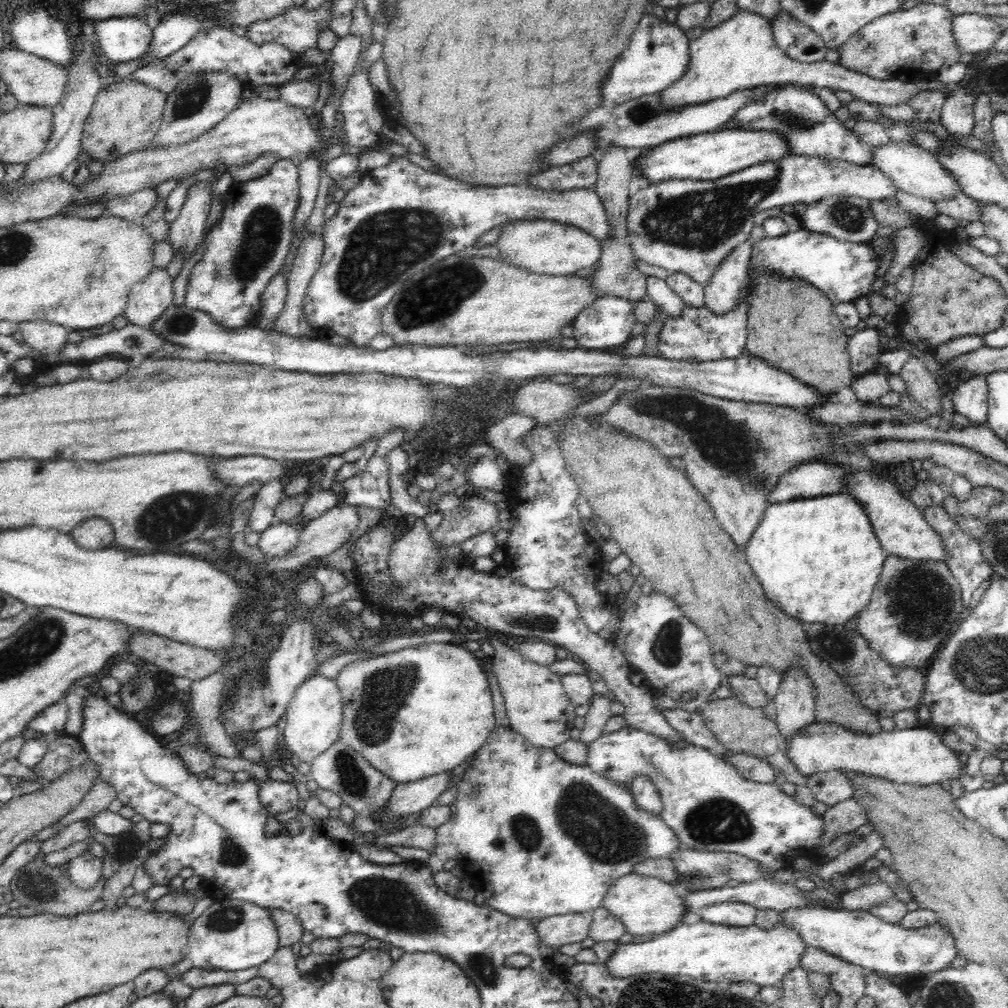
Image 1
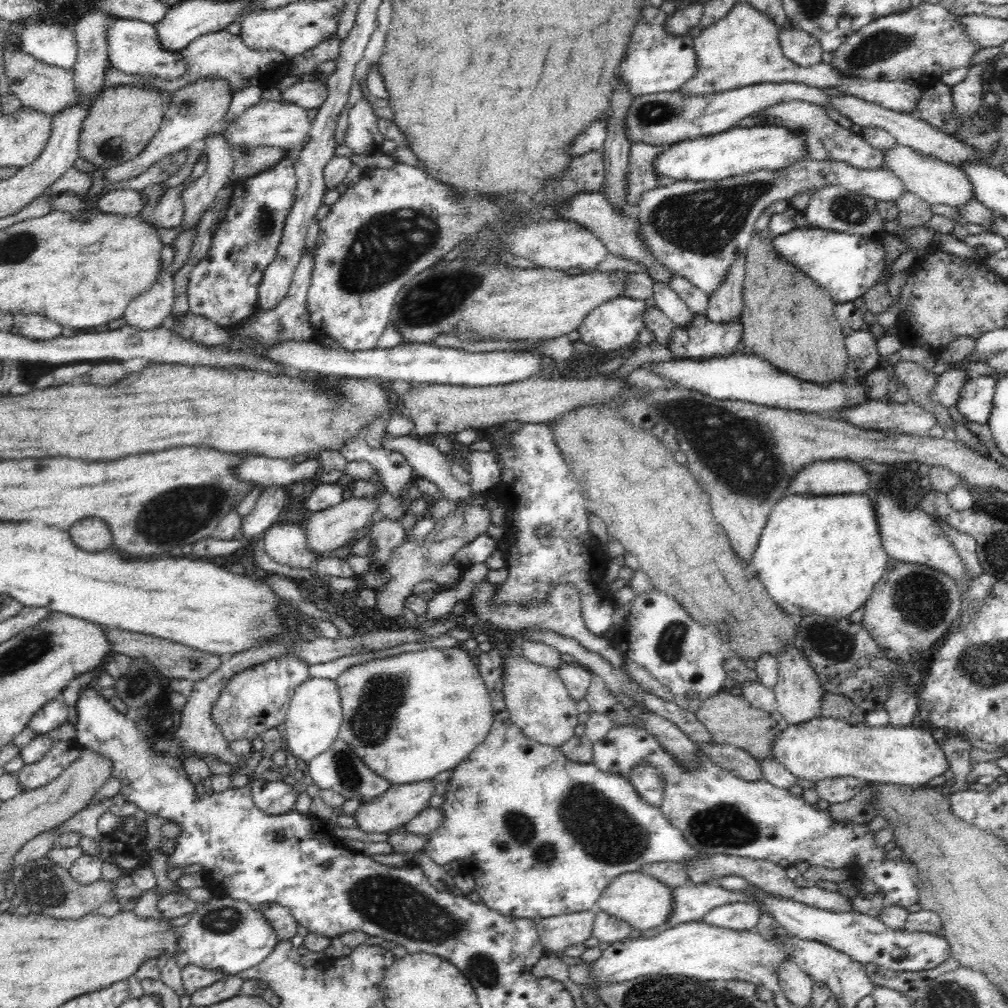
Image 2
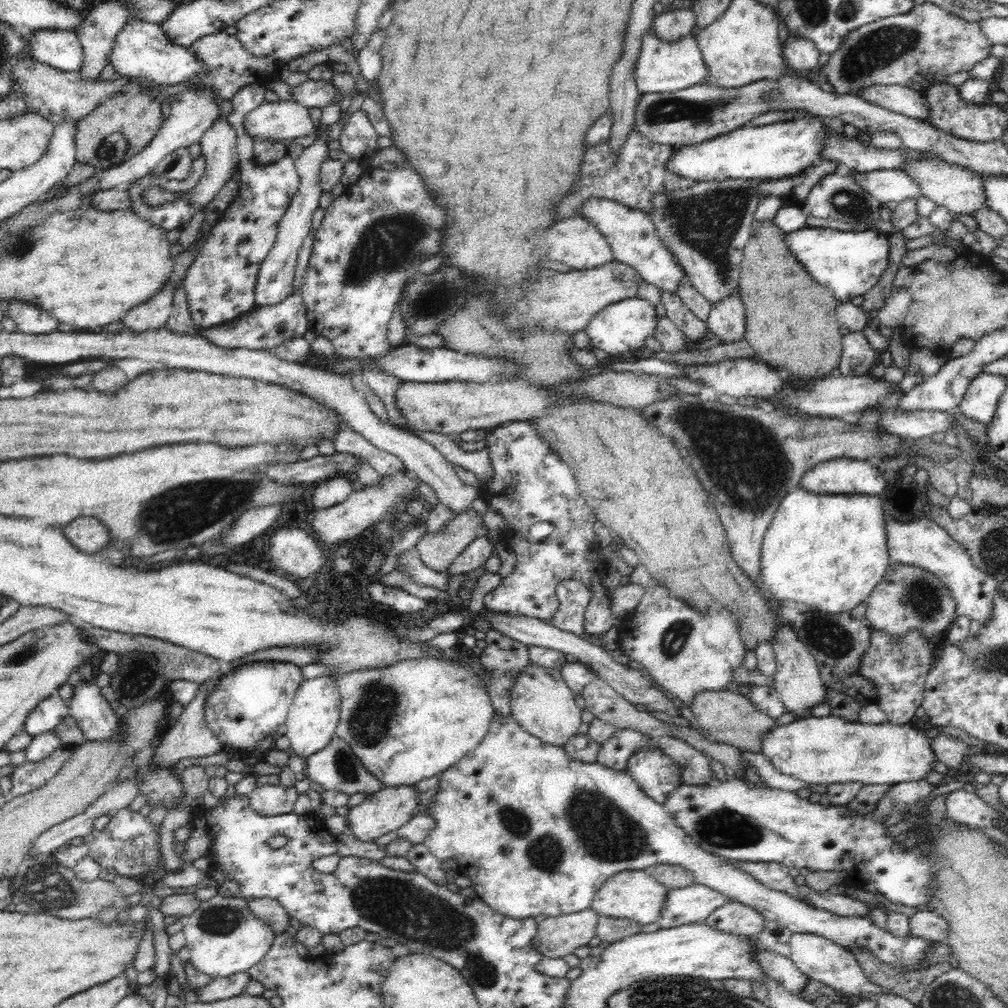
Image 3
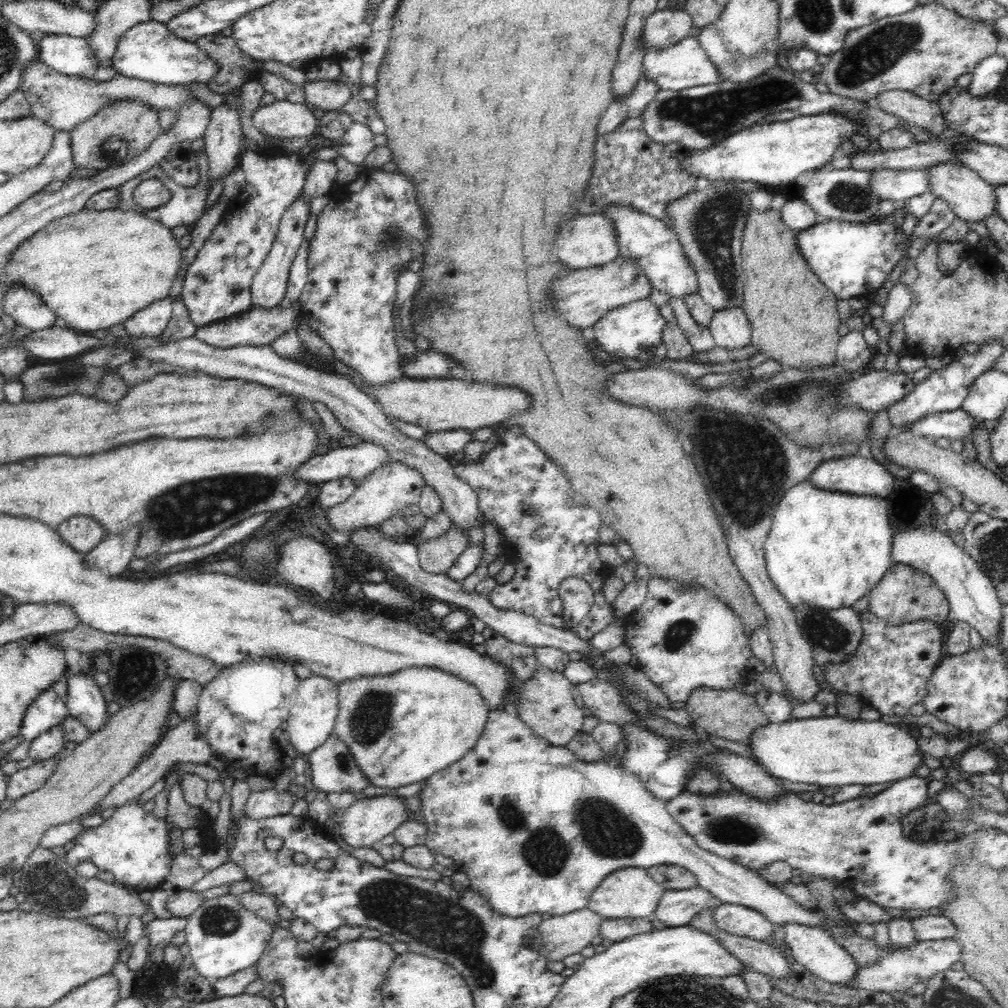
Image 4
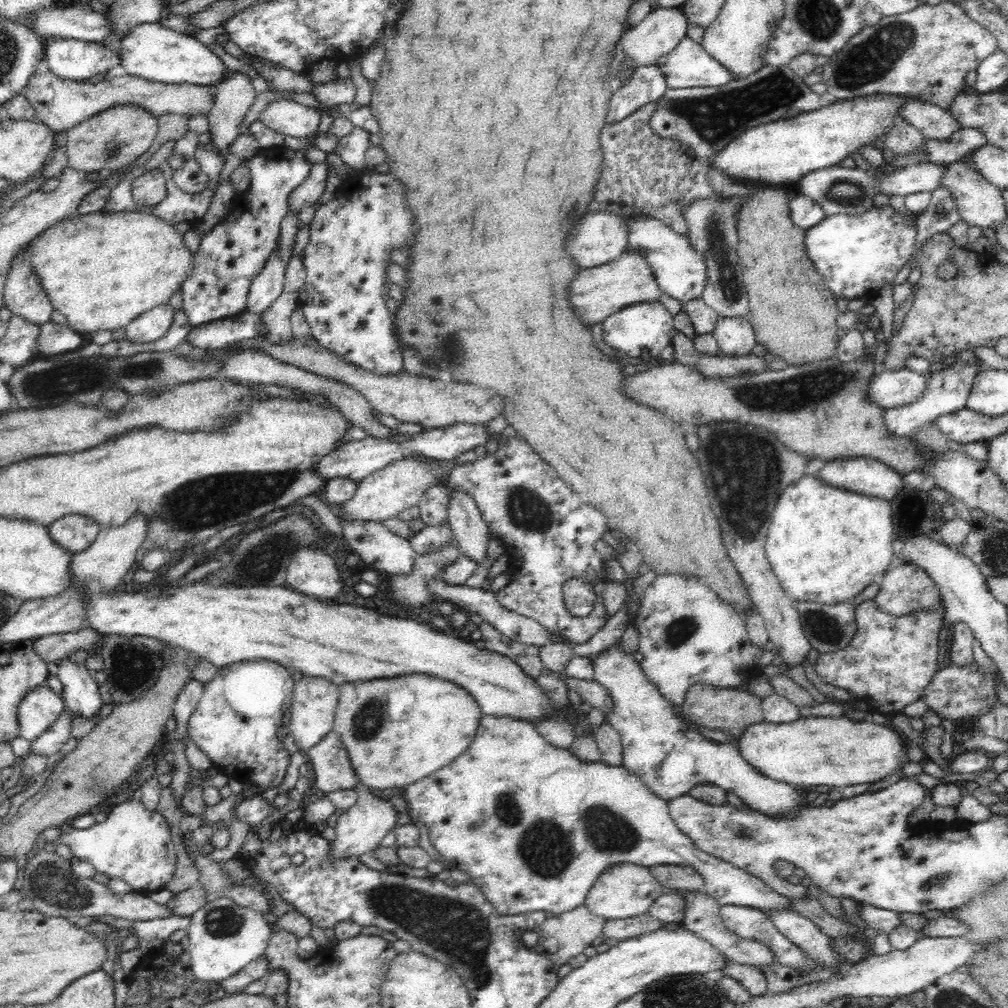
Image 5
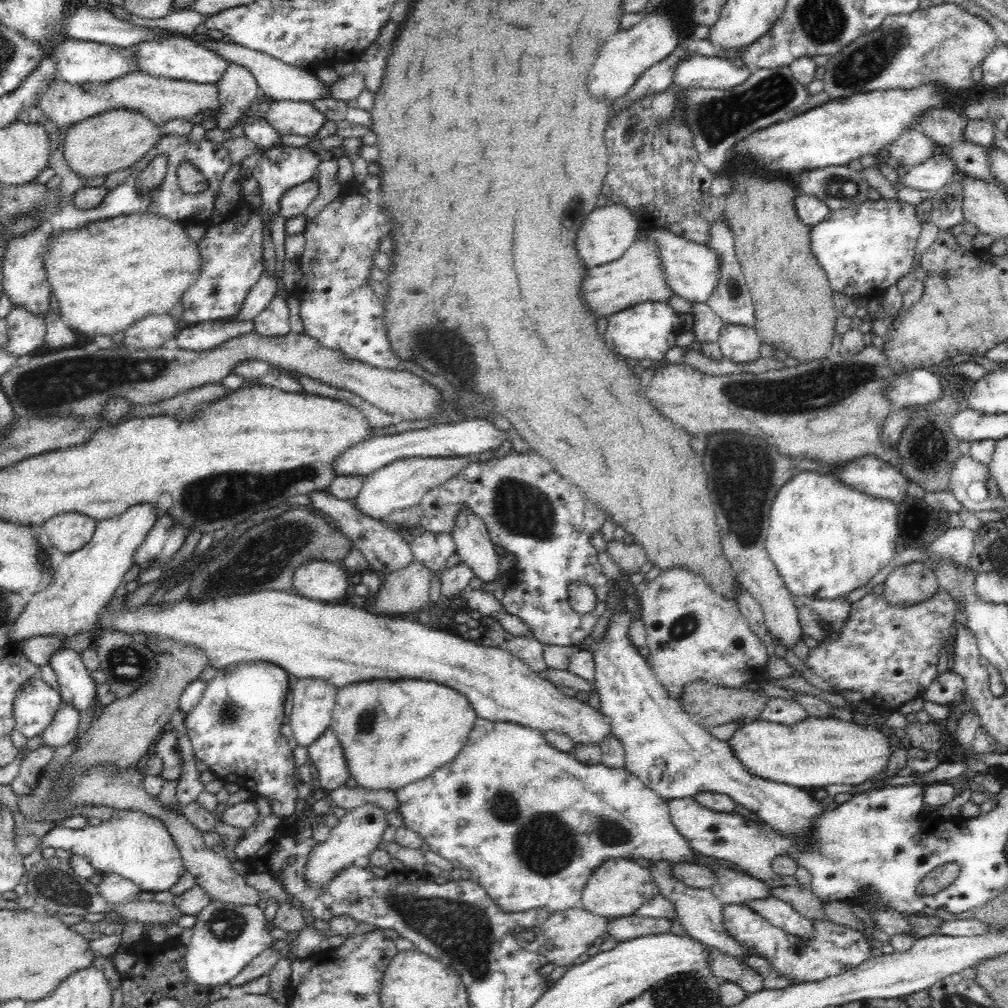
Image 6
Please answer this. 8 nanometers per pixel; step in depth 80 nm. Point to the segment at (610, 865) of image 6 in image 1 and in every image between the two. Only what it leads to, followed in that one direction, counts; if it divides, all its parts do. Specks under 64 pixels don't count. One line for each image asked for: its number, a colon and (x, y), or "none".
1: (646, 905)
2: (643, 902)
3: (631, 894)
4: (630, 892)
5: (624, 890)

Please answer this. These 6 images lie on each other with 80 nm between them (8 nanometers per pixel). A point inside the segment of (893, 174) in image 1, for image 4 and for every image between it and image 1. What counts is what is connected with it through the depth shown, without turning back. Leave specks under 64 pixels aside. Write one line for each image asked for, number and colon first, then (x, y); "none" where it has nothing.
2: (937, 182)
3: (960, 190)
4: (970, 197)

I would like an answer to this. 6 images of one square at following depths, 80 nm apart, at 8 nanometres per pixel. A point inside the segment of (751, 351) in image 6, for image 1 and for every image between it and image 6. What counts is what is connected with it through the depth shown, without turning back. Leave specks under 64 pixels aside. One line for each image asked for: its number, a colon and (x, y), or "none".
1: (721, 295)
2: (725, 304)
3: (727, 320)
4: (731, 330)
5: (735, 336)

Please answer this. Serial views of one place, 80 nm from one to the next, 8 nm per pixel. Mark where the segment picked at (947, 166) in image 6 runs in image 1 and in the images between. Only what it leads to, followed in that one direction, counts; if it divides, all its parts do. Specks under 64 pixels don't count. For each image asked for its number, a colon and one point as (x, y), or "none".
1: (683, 226)
2: (697, 229)
3: (892, 186)
4: (897, 185)
5: (916, 177)

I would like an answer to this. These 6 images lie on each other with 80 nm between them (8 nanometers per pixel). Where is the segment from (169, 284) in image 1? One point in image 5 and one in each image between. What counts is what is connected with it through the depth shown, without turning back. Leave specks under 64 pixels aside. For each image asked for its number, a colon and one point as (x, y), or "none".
2: (147, 311)
3: (151, 315)
4: (149, 323)
5: (150, 327)

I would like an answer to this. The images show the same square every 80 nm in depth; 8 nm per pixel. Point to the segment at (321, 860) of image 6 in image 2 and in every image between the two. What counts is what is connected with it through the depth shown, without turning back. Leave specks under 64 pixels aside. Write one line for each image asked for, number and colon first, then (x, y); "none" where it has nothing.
2: (399, 804)
3: (390, 808)
4: (370, 819)
5: (360, 828)

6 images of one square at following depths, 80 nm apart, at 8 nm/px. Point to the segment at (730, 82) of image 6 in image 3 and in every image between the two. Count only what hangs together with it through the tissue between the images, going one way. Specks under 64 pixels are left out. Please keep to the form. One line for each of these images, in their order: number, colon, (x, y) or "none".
3: (662, 66)
4: (684, 65)
5: (688, 66)

